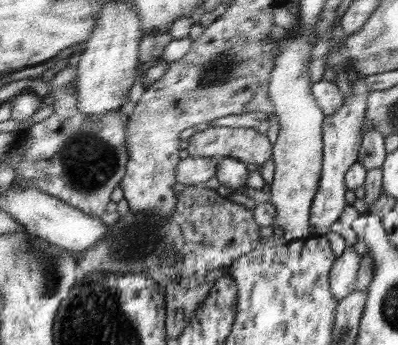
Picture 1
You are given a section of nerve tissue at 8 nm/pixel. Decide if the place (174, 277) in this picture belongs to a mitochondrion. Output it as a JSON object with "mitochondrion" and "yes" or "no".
{"mitochondrion":"no"}

